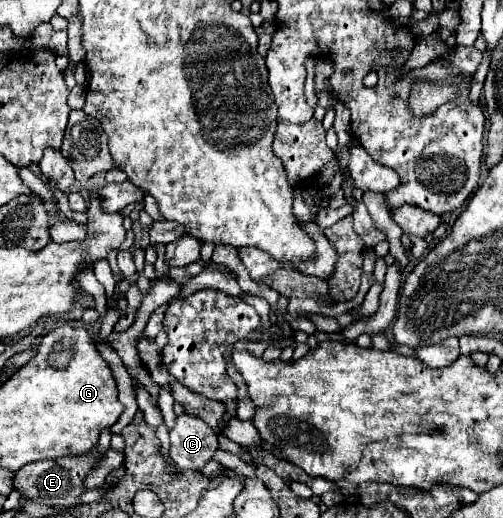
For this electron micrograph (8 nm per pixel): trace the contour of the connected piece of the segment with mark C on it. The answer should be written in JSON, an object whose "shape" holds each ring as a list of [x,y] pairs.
{"shape":[[[191,415],[177,417],[171,437],[171,459],[183,471],[199,471],[219,449],[217,433],[201,419]]]}

